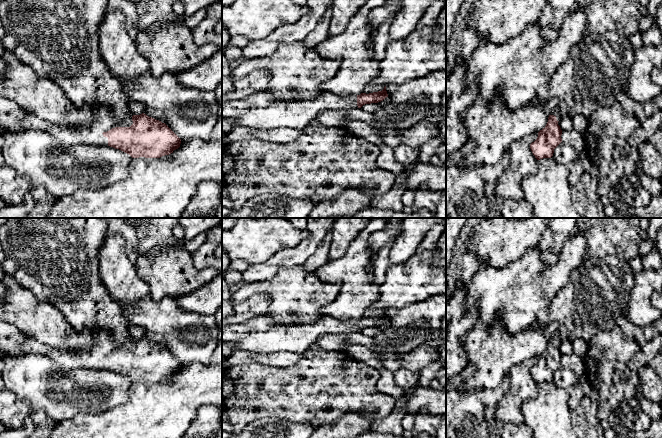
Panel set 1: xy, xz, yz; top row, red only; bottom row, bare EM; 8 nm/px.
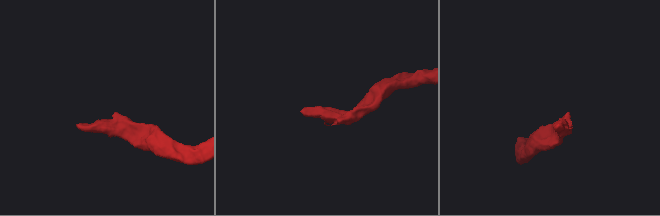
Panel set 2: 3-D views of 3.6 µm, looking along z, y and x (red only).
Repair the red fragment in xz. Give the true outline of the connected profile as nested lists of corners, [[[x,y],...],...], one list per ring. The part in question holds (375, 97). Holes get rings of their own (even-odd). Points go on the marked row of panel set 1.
[[[386,86],[382,91],[373,93],[361,93],[340,97],[330,92],[321,91],[314,98],[297,101],[275,101],[269,93],[261,92],[246,97],[243,100],[229,101],[222,104],[222,117],[231,119],[233,126],[243,126],[259,130],[271,130],[275,128],[293,128],[302,130],[317,117],[327,110],[348,110],[361,108],[365,104],[378,103],[388,97]]]

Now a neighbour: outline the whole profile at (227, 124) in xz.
[[[222,117],[222,134],[227,135],[233,129],[233,121]]]

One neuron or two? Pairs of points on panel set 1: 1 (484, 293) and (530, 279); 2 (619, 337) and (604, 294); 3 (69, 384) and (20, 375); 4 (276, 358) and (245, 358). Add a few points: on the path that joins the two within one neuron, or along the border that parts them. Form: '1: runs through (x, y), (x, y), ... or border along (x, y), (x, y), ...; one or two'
1: runs through (495, 293), (516, 293), (519, 290); one
2: border along (624, 313), (609, 329), (594, 334); two
3: runs through (57, 384), (42, 384), (32, 377); one
4: runs through (268, 358), (253, 357); one

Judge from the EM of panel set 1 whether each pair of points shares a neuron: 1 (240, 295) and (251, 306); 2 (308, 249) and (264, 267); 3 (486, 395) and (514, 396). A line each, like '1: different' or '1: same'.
1: different
2: same
3: different

